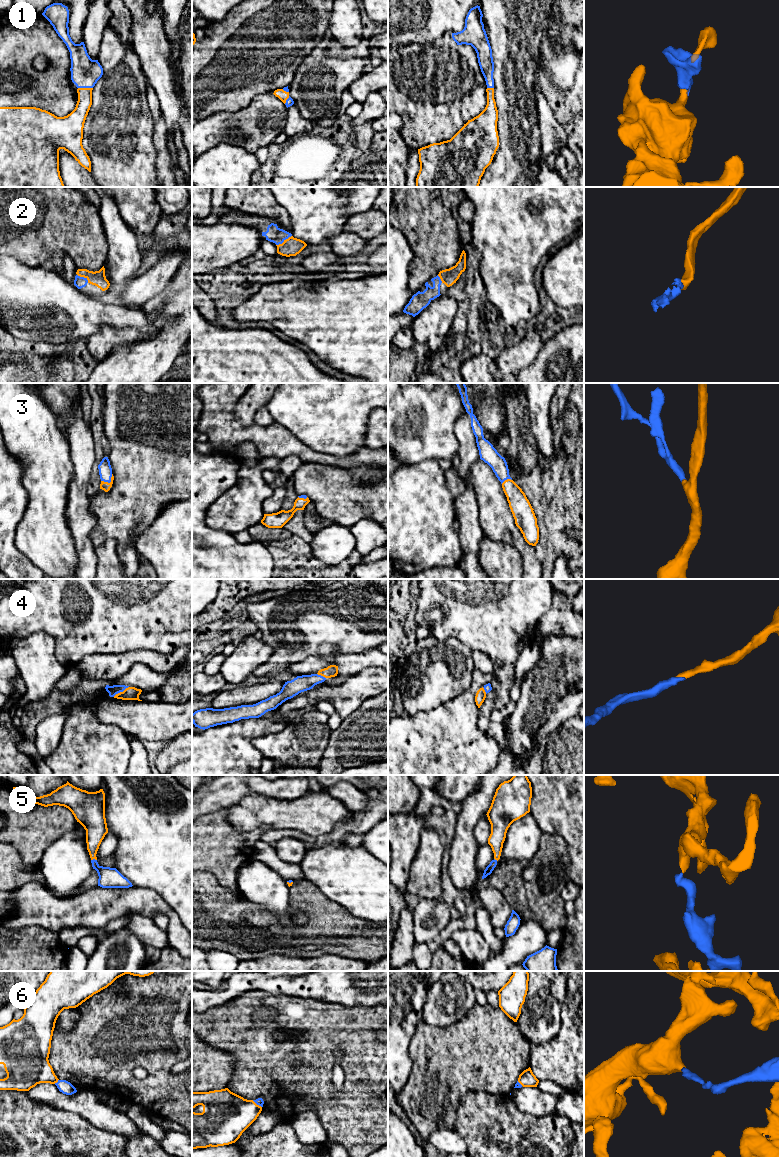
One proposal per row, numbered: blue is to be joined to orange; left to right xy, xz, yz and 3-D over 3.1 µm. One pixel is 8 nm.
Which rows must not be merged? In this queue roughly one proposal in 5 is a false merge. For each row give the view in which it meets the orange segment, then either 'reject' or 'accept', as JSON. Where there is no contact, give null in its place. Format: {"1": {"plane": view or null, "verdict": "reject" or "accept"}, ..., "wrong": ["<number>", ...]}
{"1": {"plane": "xy", "verdict": "accept"}, "2": {"plane": "xz", "verdict": "accept"}, "3": {"plane": "xy", "verdict": "accept"}, "4": {"plane": "xy", "verdict": "accept"}, "5": {"plane": "xy", "verdict": "accept"}, "6": {"plane": "xz", "verdict": "accept"}, "wrong": []}

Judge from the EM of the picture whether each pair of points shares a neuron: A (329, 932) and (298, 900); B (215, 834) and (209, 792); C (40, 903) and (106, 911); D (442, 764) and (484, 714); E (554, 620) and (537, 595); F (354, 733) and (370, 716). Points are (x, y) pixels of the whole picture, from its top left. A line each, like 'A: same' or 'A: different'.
A: same
B: different
C: same
D: different
E: different
F: same

